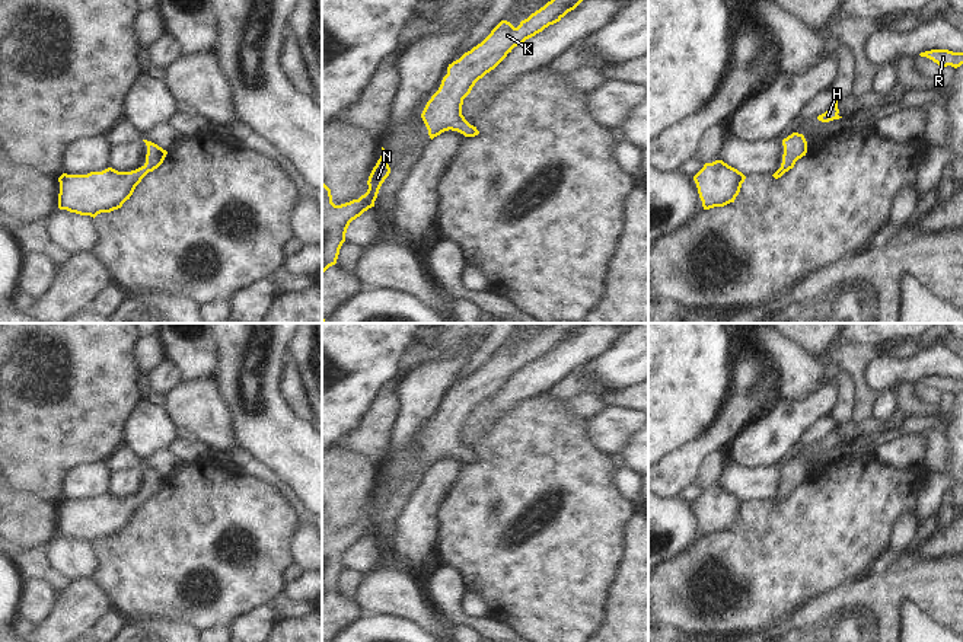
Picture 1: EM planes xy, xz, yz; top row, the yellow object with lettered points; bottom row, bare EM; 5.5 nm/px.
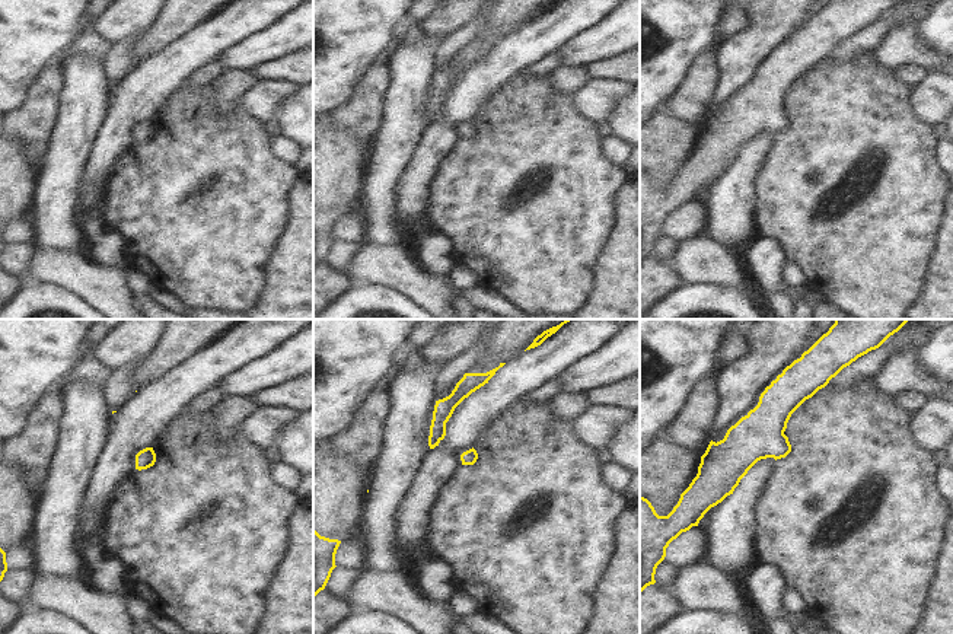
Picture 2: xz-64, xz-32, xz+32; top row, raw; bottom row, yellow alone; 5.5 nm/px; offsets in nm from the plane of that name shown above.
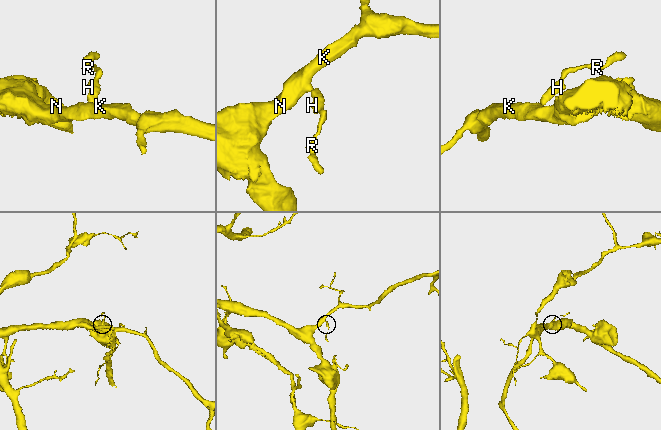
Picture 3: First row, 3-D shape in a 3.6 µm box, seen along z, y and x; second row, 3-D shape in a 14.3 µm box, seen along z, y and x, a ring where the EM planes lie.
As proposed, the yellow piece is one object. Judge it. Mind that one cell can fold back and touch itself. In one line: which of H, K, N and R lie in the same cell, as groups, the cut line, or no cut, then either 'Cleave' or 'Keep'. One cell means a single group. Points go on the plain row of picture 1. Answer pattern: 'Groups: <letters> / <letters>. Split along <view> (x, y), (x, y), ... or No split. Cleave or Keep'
Groups: H K N R. No split. Keep

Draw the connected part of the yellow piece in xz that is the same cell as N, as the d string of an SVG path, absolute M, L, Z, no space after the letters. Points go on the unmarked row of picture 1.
M382 473L382 482L367 507L369 515L358 526L335 531L331 515L322 507L322 600L337 590L350 549L374 533L379 515L390 499L390 494L383 485L385 480Z

